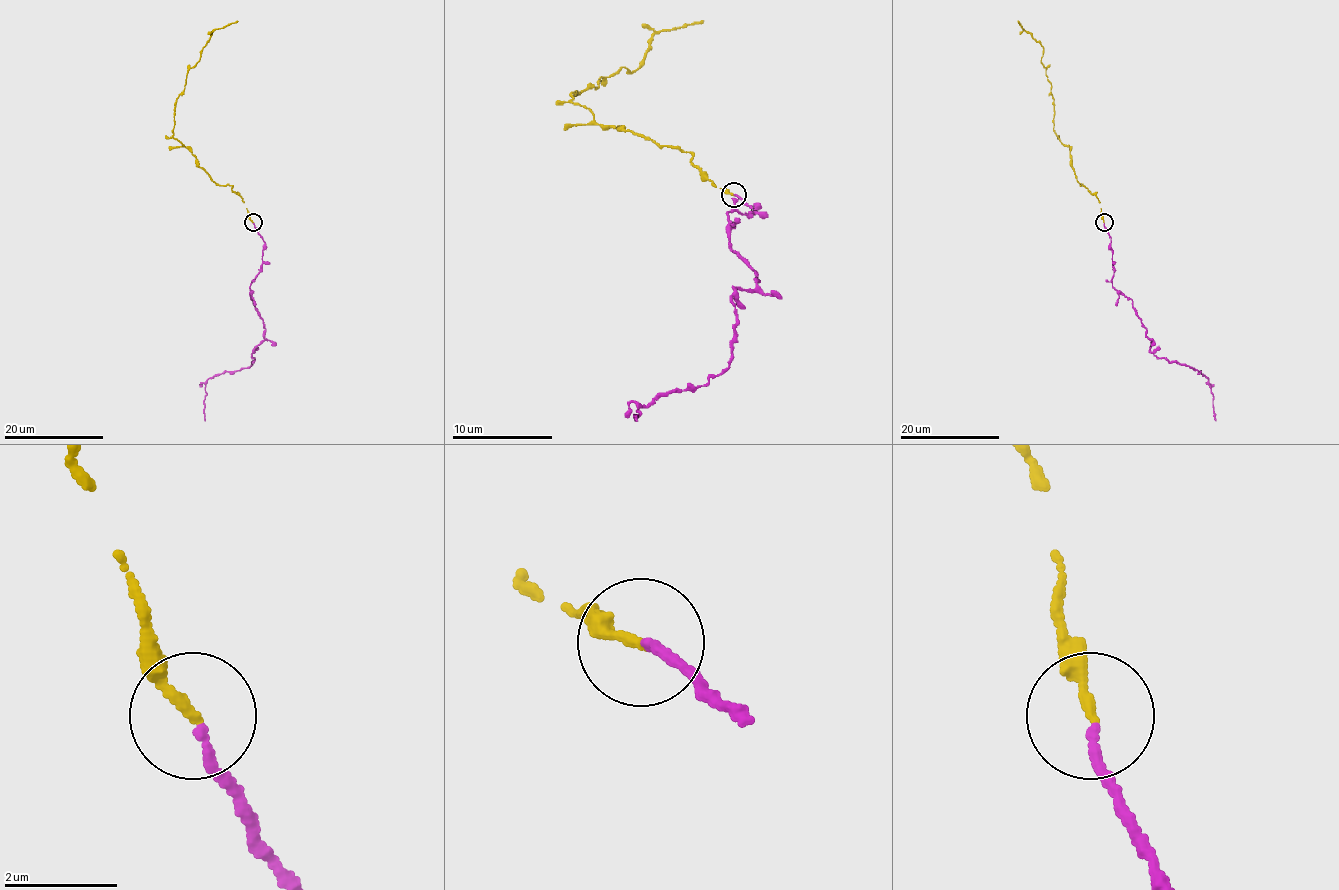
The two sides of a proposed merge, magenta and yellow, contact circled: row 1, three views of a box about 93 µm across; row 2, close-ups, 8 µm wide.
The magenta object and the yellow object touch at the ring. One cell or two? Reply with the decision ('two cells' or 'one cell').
one cell

